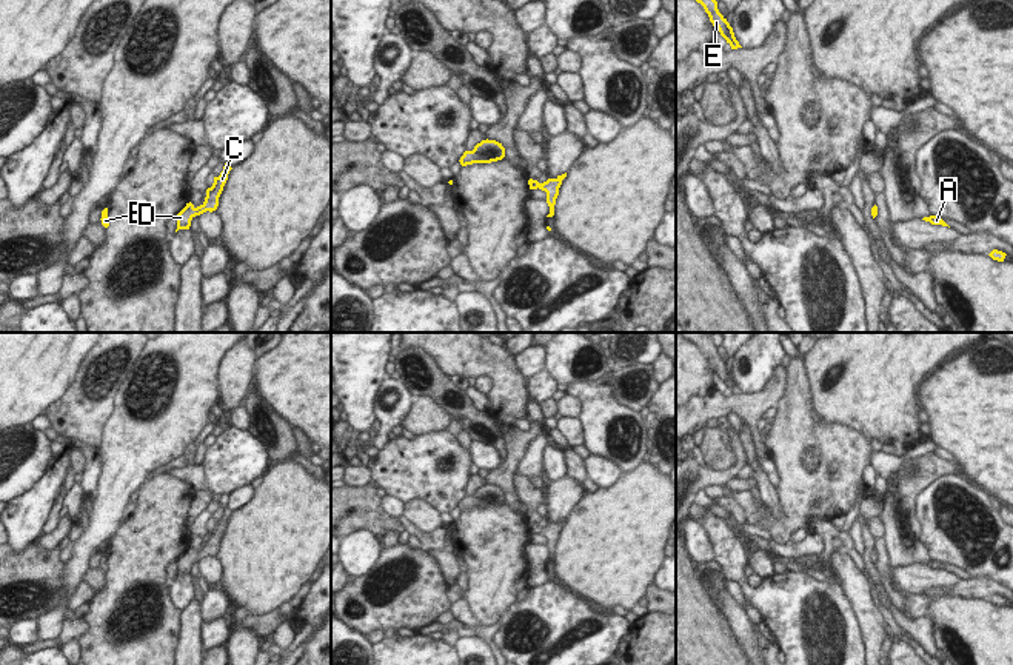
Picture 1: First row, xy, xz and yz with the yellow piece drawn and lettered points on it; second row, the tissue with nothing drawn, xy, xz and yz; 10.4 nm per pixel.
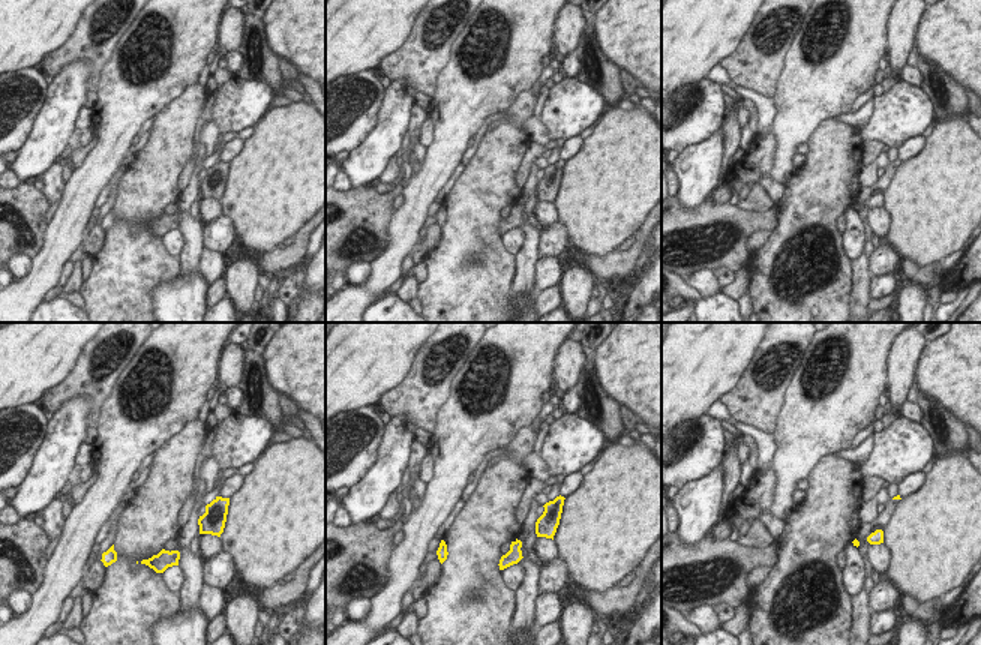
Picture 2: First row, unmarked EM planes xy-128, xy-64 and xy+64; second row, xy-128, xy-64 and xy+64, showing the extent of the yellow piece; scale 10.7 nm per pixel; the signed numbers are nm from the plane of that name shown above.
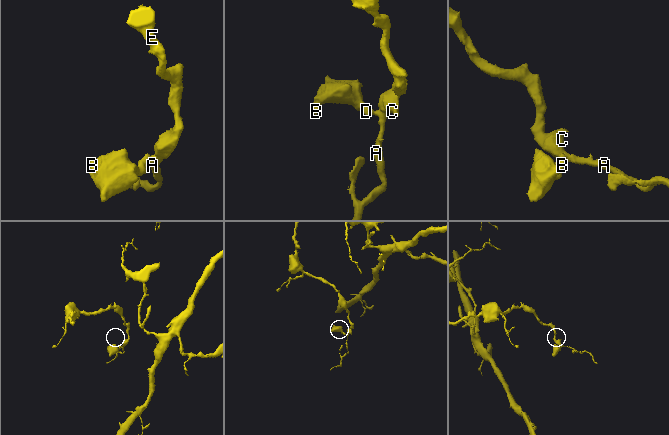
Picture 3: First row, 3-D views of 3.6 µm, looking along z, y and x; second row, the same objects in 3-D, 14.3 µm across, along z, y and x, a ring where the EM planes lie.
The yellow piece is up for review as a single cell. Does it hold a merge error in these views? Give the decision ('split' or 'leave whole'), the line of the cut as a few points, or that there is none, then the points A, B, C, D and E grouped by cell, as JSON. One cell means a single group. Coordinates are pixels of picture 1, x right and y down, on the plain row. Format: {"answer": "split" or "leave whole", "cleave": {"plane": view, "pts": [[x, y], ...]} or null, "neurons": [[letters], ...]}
{"answer": "leave whole", "cleave": null, "neurons": [["A", "B", "C", "D", "E"]]}

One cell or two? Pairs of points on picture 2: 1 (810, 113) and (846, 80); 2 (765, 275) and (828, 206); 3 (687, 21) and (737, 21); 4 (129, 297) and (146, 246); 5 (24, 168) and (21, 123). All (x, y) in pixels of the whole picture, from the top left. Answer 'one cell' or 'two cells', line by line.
1: one cell
2: one cell
3: one cell
4: one cell
5: two cells

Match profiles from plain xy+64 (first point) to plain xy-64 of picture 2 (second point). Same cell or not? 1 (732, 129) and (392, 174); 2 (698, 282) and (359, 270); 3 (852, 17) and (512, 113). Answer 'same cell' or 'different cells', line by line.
1: same cell
2: same cell
3: different cells

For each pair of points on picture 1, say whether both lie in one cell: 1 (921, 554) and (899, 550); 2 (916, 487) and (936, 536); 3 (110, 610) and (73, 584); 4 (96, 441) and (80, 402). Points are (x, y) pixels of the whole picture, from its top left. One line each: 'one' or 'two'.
1: one
2: two
3: two
4: one

